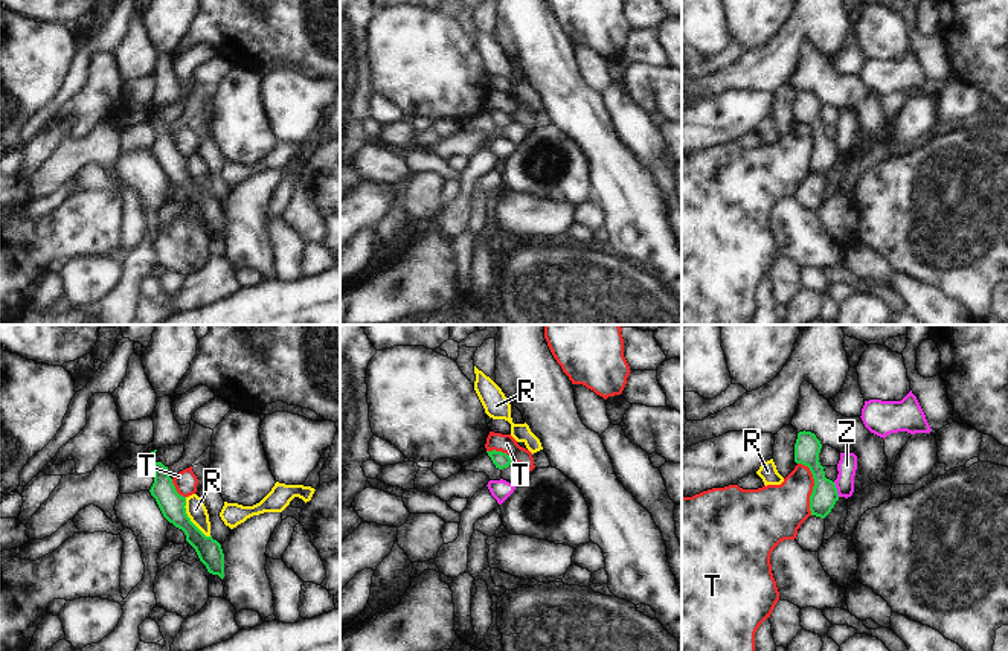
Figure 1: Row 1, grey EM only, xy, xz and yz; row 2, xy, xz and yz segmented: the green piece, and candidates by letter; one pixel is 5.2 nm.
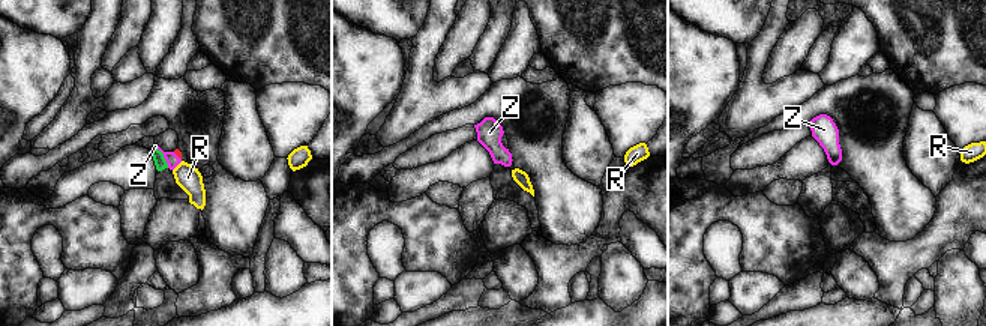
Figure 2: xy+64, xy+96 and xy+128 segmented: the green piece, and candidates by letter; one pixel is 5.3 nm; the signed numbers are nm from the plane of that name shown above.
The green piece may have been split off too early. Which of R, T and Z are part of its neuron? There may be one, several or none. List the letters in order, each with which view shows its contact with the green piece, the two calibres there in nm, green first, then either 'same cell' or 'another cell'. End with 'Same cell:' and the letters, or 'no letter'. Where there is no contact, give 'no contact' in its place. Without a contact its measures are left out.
R: contact in xy; calibres 140 and 110 nm; another cell
T: contact in yz; calibres 140 and 300 nm; another cell
Z: contact in yz; calibres 140 and 100 nm; another cell
Same cell: no letter

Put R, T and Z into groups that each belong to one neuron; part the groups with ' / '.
R / T Z

